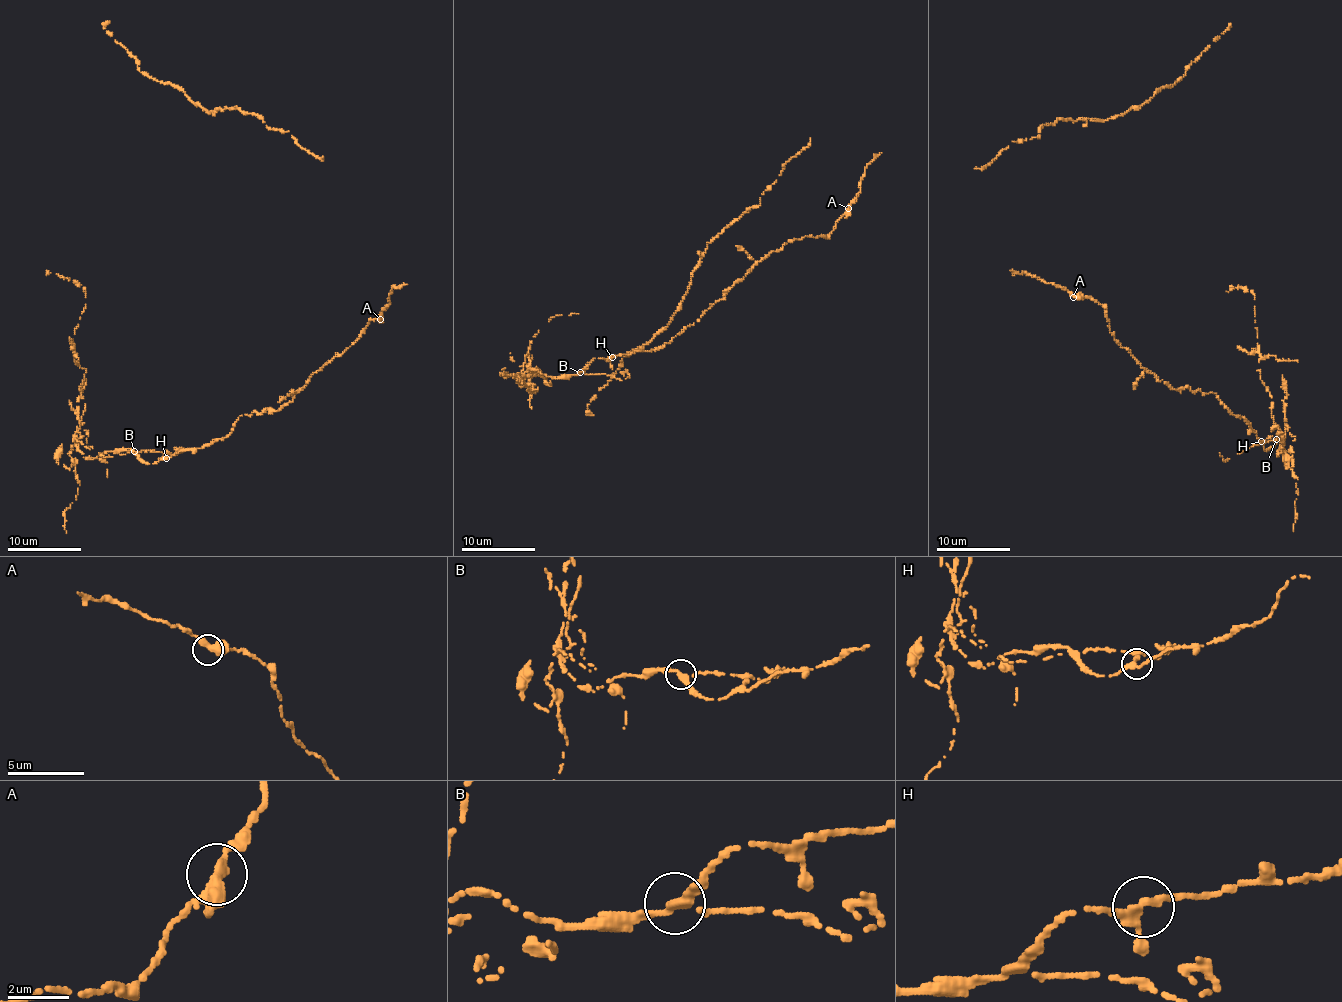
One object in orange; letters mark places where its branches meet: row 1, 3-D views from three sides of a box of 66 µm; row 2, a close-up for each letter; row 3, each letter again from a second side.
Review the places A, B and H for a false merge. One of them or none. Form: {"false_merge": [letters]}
{"false_merge": ["B"]}

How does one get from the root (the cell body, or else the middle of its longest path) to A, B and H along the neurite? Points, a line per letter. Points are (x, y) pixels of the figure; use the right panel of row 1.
A: (1107, 315), (1097, 300), (1073, 297)
B: (1107, 315), (1114, 338), (1160, 381), (1172, 389), (1216, 393), (1254, 430), (1264, 450), (1277, 439)
H: (1107, 315), (1114, 338), (1143, 368), (1172, 389), (1186, 387), (1216, 393), (1230, 412), (1242, 417), (1261, 441)

